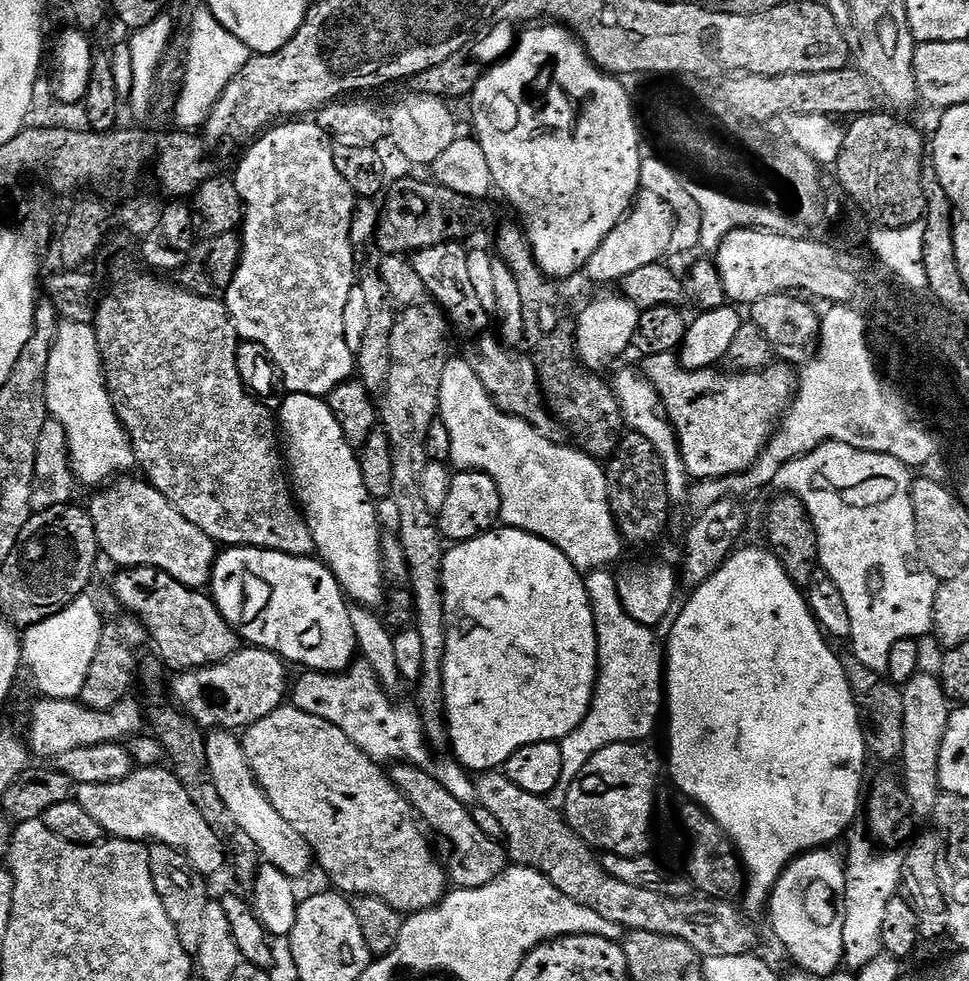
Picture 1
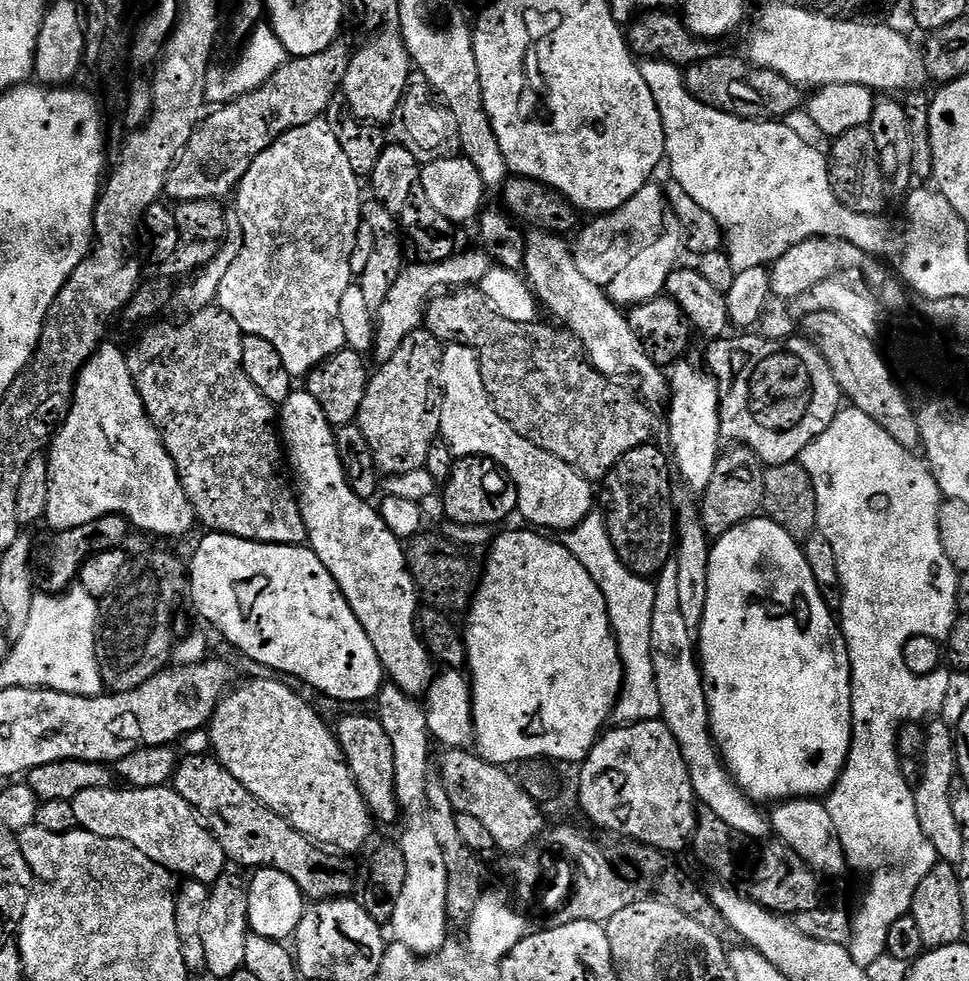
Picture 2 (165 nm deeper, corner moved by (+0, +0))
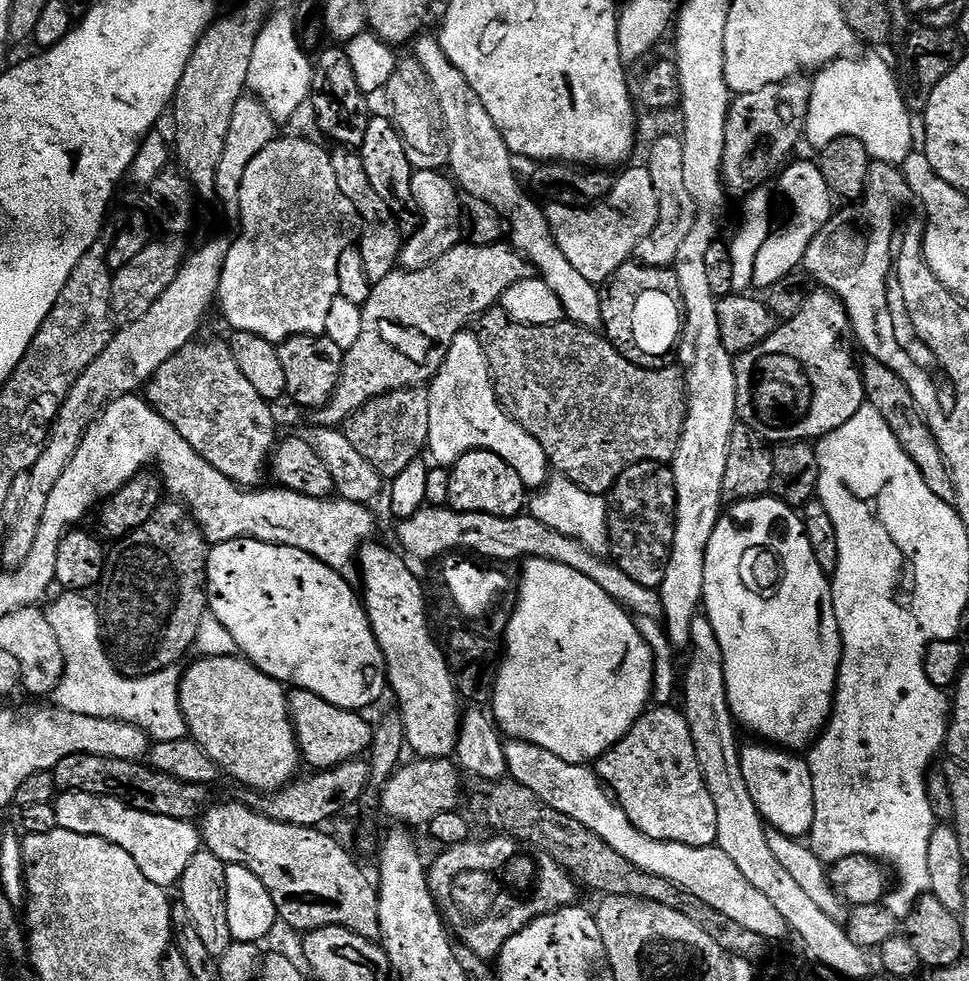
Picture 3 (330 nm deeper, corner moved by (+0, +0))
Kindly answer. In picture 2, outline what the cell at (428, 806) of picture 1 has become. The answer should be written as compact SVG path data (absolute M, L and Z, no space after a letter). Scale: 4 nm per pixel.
M375 715L344 716L334 724L336 741L340 743L340 752L344 763L356 779L358 790L368 804L368 811L377 821L384 824L397 823L398 805L396 802L396 775L394 774L394 746L390 746L390 737L382 730L382 722Z

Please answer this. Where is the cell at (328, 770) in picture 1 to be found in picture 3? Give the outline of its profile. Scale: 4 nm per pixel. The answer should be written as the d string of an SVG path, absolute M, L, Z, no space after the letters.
M239 655L196 658L188 669L183 669L180 678L180 705L188 723L189 737L216 763L224 776L233 776L238 783L245 784L245 789L261 794L285 788L302 768L300 747L296 744L296 732L288 713L288 698L285 685Z

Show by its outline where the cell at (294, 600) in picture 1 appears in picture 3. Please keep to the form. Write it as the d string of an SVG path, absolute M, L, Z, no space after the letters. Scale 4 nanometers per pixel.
M231 540L221 544L212 544L208 550L208 606L211 615L214 615L230 630L234 637L237 649L256 667L262 669L267 676L280 681L285 686L291 686L296 690L313 692L318 698L326 698L339 708L351 708L353 710L365 710L388 688L388 668L384 665L384 655L376 641L376 635L372 633L372 624L368 621L368 614L364 611L364 605L357 589L347 584L337 572L330 566L326 566L318 558L306 554L297 548L290 546L278 546L261 540Z

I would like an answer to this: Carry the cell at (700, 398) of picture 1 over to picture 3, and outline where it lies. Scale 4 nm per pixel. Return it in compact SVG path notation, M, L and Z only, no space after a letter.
M820 290L817 293L817 296L816 293L809 295L806 306L802 306L794 318L783 321L770 338L734 360L739 423L750 426L764 441L773 445L819 441L820 437L838 430L838 426L846 426L866 402L864 373L858 360L856 364L858 344L854 339L852 319L833 292Z

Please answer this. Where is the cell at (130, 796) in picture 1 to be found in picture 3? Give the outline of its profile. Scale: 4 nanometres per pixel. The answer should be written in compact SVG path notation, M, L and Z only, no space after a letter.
M61 791L54 801L54 807L58 814L58 828L74 834L106 838L122 846L122 850L126 850L126 854L138 862L138 870L142 870L150 882L165 890L171 889L171 884L172 887L179 885L186 866L190 866L190 862L202 850L202 832L195 823L143 812L113 796Z

